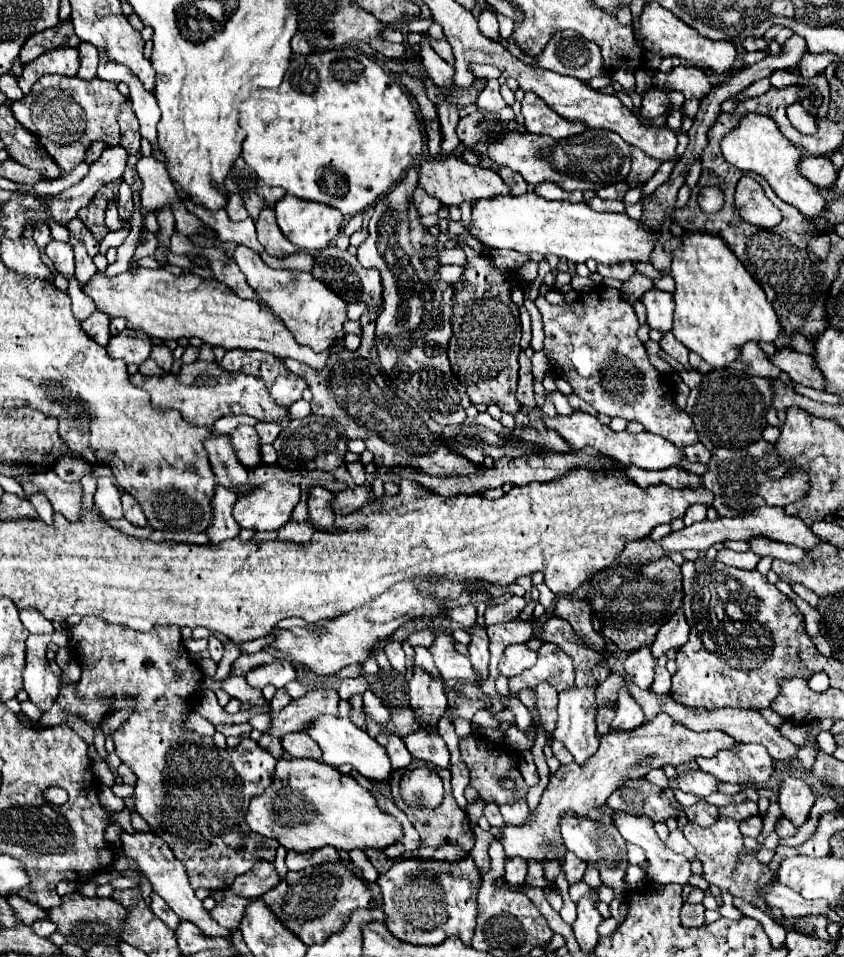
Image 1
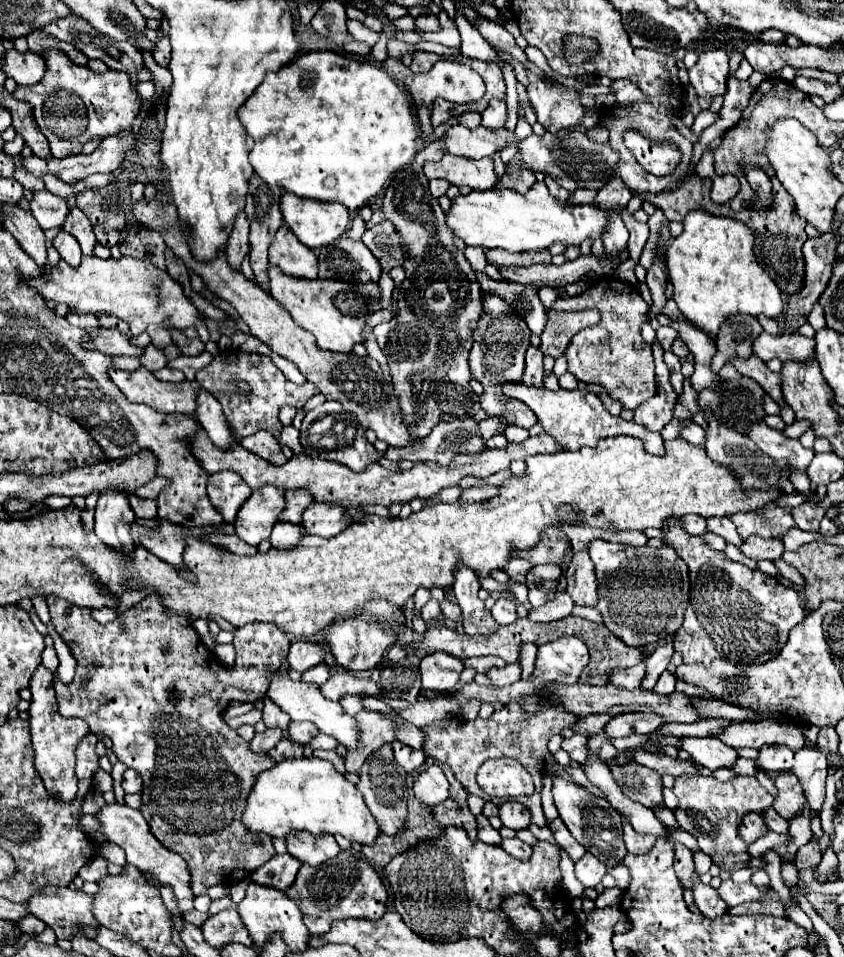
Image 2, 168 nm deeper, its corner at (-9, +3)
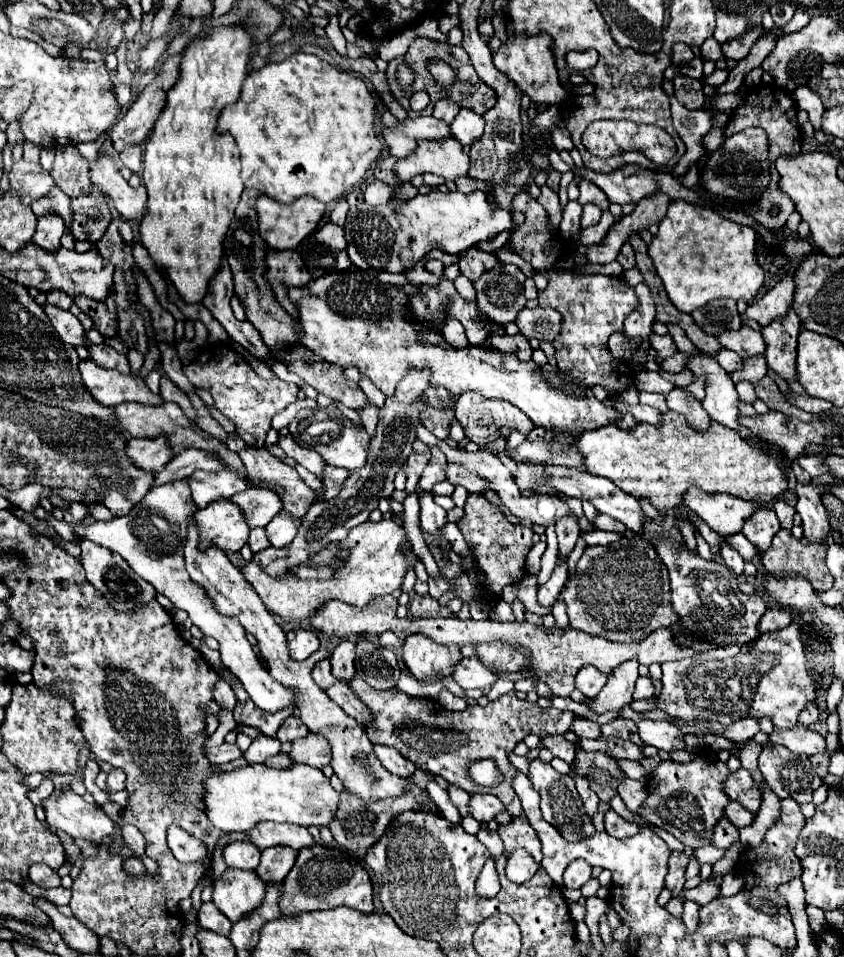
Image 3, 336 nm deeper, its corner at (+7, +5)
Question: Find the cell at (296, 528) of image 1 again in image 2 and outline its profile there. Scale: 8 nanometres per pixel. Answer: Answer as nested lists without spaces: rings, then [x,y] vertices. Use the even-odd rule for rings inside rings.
[[[278,522],[272,530],[272,536],[270,536],[270,542],[272,542],[272,548],[292,548],[300,542],[300,538],[304,538],[306,534],[300,530],[300,526],[294,526],[294,524],[282,524]]]

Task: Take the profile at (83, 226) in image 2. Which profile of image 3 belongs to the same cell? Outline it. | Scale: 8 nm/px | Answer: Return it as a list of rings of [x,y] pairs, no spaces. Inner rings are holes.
[[[52,188],[52,192],[48,196],[44,196],[42,200],[36,200],[36,204],[32,204],[32,212],[36,216],[42,216],[46,212],[54,212],[54,214],[62,216],[66,228],[68,228],[68,220],[72,220],[70,200],[68,200],[68,196],[60,188]]]

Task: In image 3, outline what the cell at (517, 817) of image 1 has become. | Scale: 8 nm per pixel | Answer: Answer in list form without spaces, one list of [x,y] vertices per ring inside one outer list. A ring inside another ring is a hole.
[[[474,794],[470,798],[470,812],[480,824],[492,822],[504,810],[504,804],[500,804],[500,800],[492,794]]]

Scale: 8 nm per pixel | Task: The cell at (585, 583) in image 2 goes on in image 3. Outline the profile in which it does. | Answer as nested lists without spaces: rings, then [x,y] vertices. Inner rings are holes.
[[[566,516],[562,520],[556,522],[556,534],[558,534],[558,542],[560,542],[560,552],[558,552],[558,558],[560,560],[568,560],[570,552],[574,550],[576,546],[576,538],[580,534],[580,528],[576,524],[576,518],[574,516]]]

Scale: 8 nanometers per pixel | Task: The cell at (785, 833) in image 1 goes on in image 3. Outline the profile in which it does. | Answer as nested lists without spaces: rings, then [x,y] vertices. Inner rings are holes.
[[[730,802],[730,804],[726,806],[724,816],[726,816],[732,824],[736,824],[738,828],[750,826],[750,824],[754,822],[754,814],[752,814],[752,812],[748,812],[742,804],[736,804],[736,802]]]

